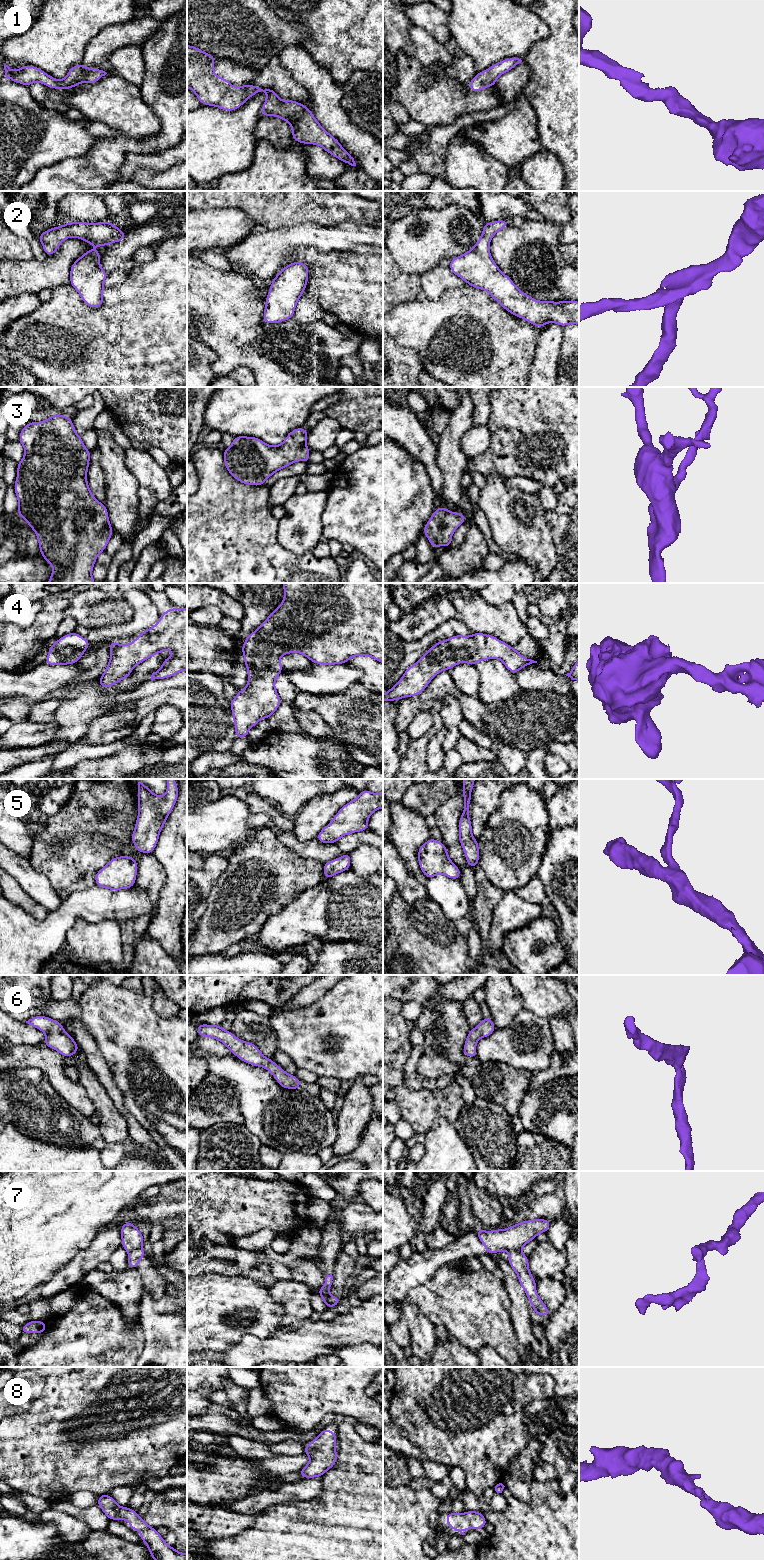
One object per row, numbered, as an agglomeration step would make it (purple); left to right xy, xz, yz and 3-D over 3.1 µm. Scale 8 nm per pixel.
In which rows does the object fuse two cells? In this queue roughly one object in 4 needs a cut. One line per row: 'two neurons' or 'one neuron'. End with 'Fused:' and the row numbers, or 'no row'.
1: one neuron
2: one neuron
3: one neuron
4: one neuron
5: one neuron
6: one neuron
7: two neurons
8: one neuron
Fused: 7

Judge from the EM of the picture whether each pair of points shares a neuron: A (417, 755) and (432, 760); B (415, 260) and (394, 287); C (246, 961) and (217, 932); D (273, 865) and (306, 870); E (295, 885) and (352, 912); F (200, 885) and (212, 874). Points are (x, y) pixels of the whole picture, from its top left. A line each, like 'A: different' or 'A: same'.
A: different
B: different
C: different
D: same
E: different
F: same

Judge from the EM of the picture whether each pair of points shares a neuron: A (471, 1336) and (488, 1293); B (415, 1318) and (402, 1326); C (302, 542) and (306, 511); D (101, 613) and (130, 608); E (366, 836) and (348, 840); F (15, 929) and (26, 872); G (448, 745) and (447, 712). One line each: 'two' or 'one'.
A: one
B: two
C: one
D: one
E: one
F: two
G: one

